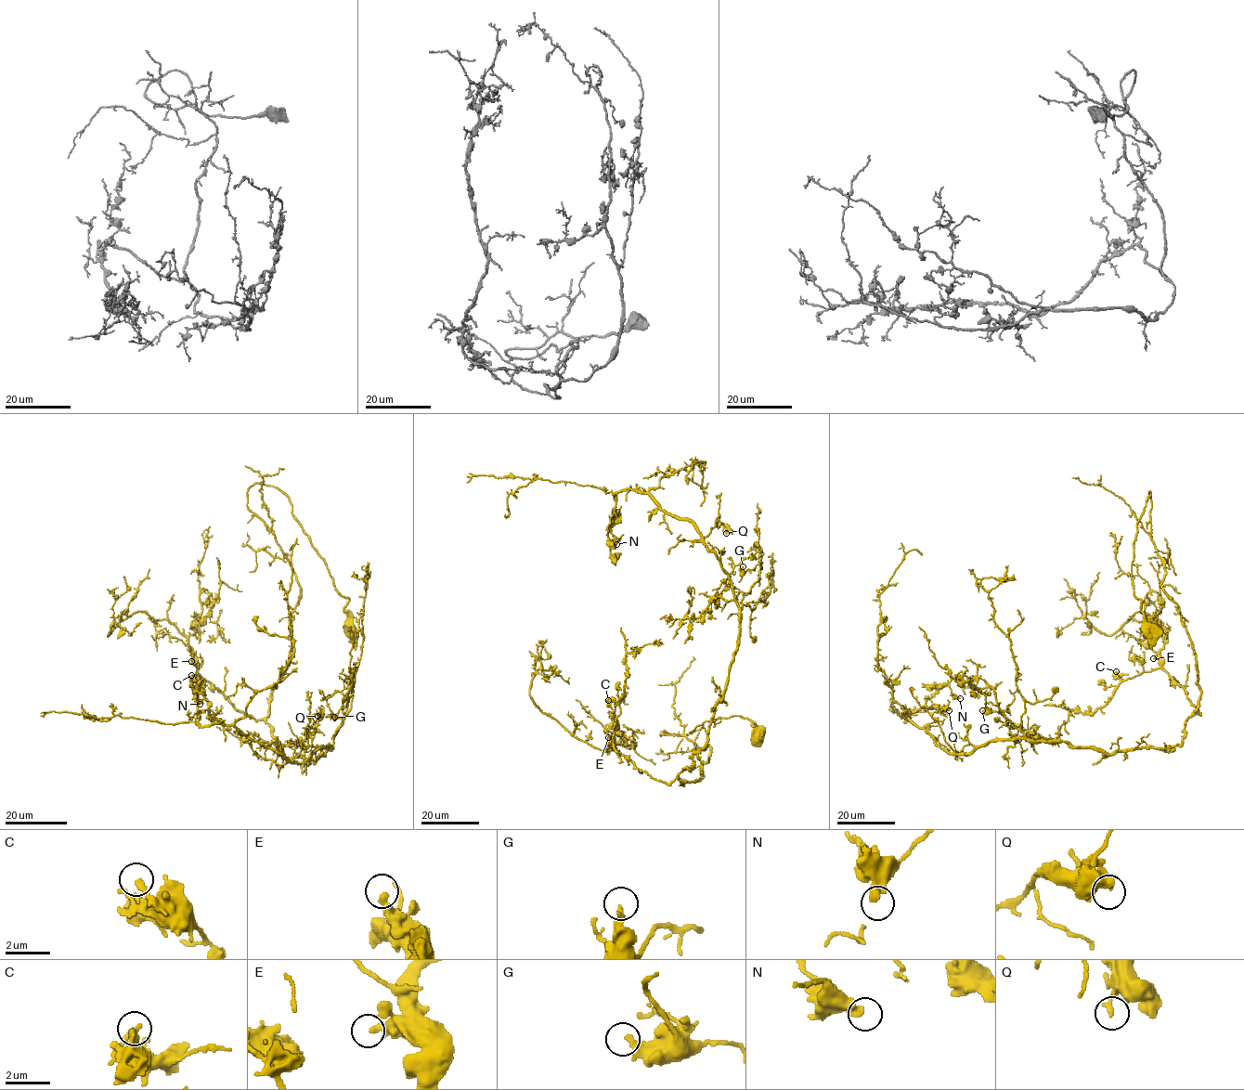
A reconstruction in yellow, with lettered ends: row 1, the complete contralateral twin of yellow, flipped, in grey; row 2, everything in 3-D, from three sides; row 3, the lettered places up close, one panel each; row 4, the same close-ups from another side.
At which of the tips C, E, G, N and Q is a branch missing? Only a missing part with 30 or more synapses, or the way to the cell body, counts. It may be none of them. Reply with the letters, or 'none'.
E

